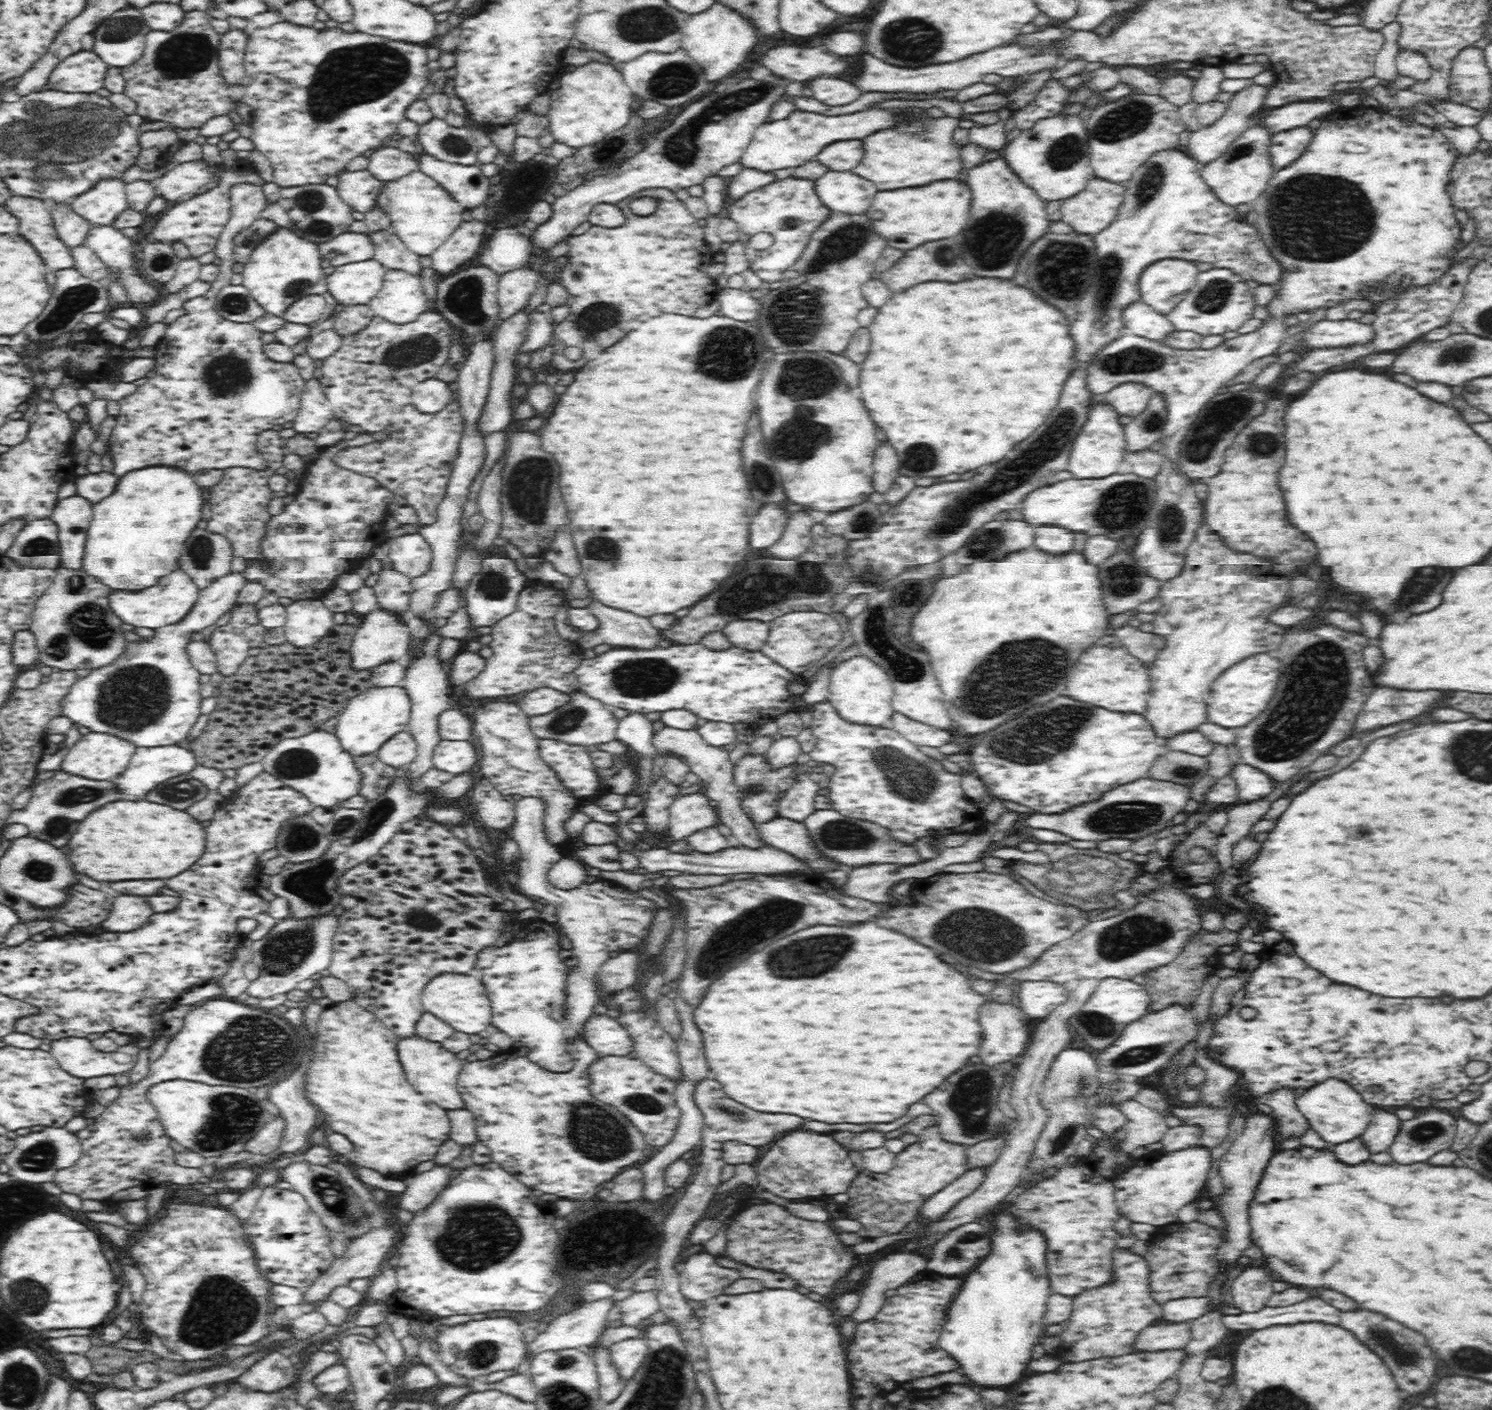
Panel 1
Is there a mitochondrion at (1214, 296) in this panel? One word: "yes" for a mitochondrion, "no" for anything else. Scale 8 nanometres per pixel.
yes

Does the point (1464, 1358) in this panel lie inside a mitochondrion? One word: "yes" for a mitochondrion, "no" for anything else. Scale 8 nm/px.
yes

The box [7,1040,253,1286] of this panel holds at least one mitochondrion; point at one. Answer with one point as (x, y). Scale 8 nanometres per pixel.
(42, 1156)

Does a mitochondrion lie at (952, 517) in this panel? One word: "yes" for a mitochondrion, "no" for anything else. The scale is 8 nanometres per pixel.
yes

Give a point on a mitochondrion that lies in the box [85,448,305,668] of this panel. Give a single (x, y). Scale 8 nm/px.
(201, 551)

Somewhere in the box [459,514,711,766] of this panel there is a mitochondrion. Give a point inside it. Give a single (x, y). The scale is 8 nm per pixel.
(645, 676)

